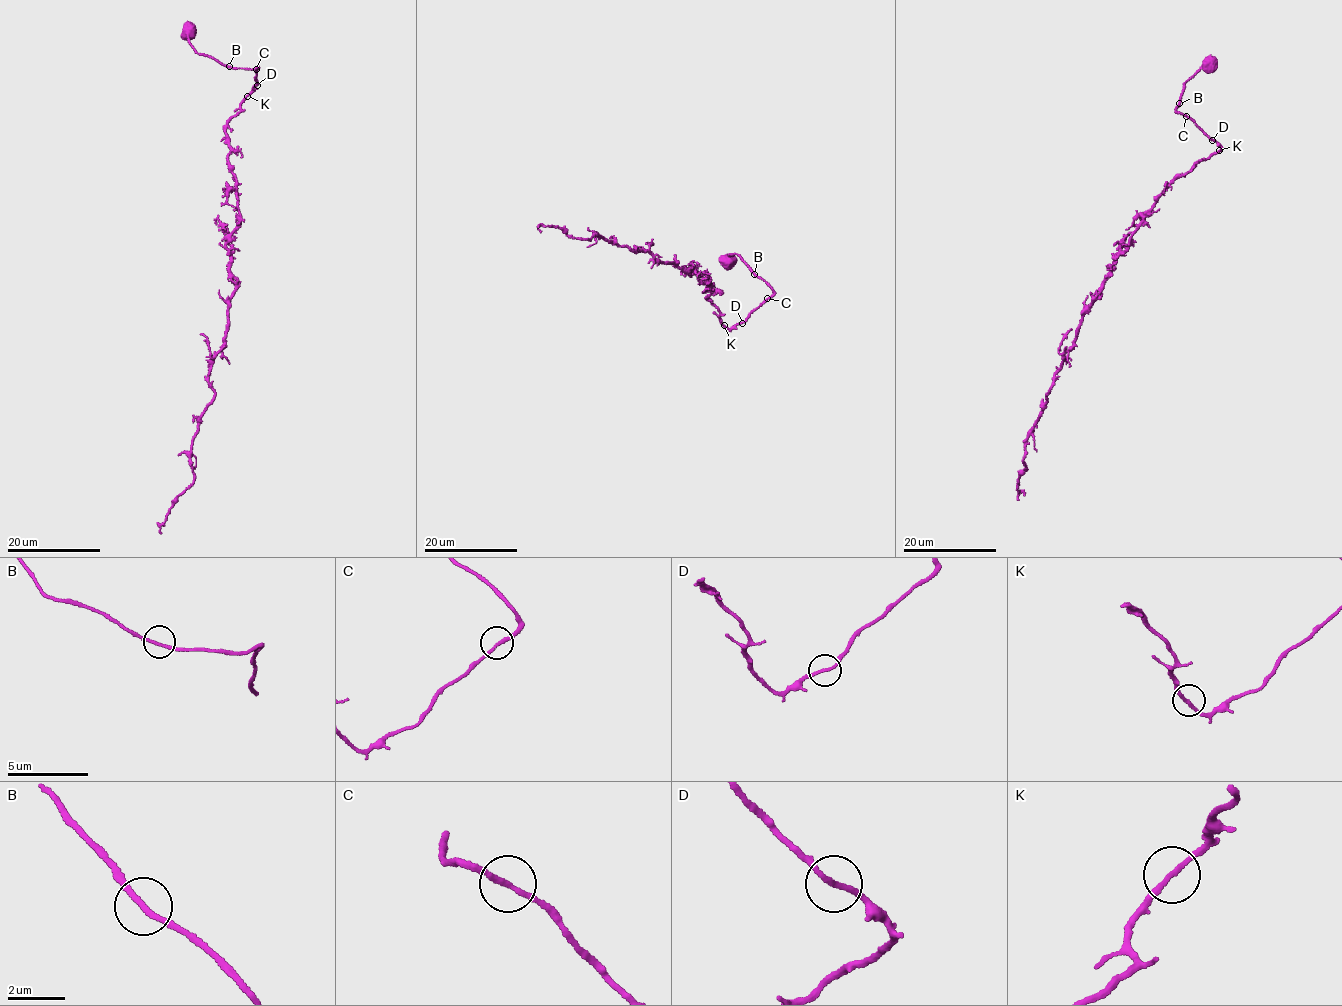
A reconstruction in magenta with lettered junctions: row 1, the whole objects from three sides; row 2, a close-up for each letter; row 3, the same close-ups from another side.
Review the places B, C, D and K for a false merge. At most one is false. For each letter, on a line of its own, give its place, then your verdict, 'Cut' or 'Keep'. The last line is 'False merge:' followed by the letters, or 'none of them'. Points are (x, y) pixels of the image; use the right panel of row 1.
B: Place: (1179, 103). Keep
C: Place: (1186, 116). Keep
D: Place: (1212, 140). Keep
K: Place: (1219, 150). Keep
False merge: none of them

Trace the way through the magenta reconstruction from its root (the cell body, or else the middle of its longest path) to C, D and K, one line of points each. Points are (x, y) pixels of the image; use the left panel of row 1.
C: (191, 31), (193, 34), (188, 36), (198, 53), (230, 67), (256, 68)
D: (191, 31), (193, 34), (188, 36), (198, 53), (230, 67), (258, 67), (256, 85)
K: (191, 31), (193, 34), (188, 36), (198, 53), (230, 67), (258, 67), (258, 83), (247, 96)

